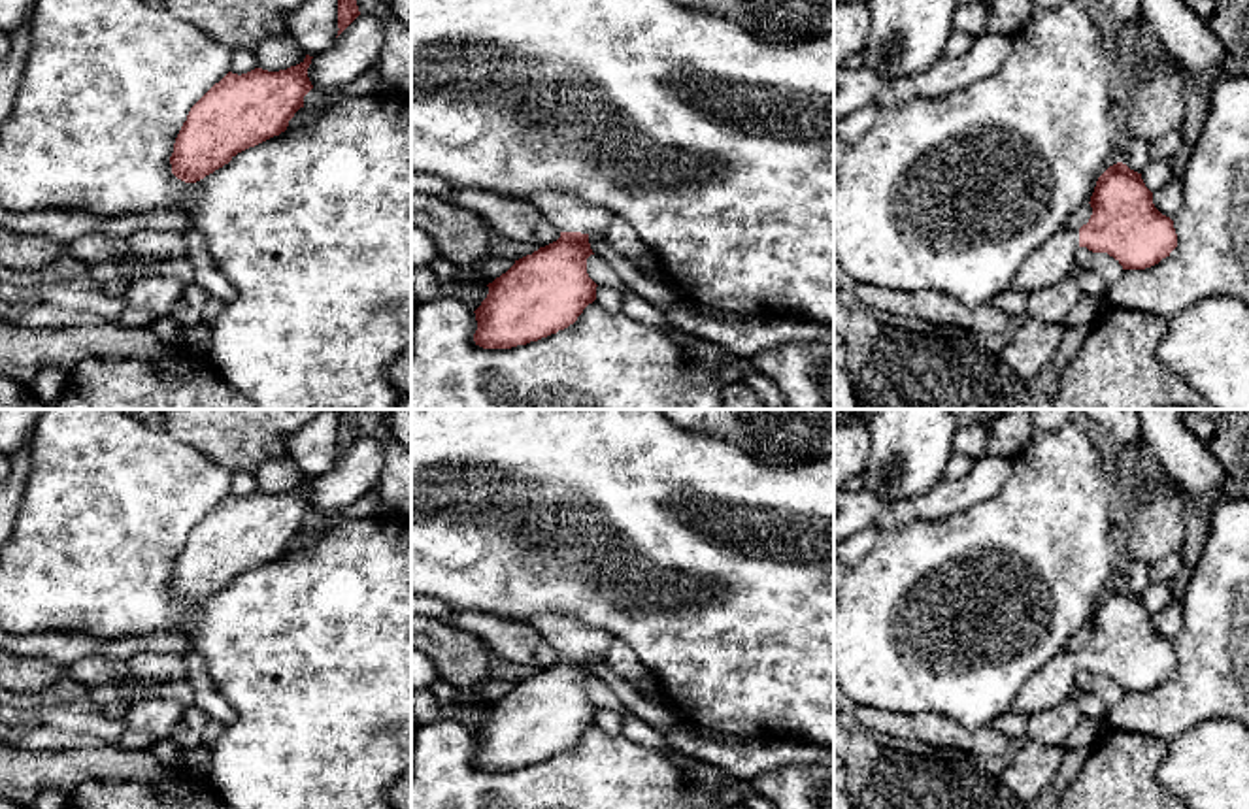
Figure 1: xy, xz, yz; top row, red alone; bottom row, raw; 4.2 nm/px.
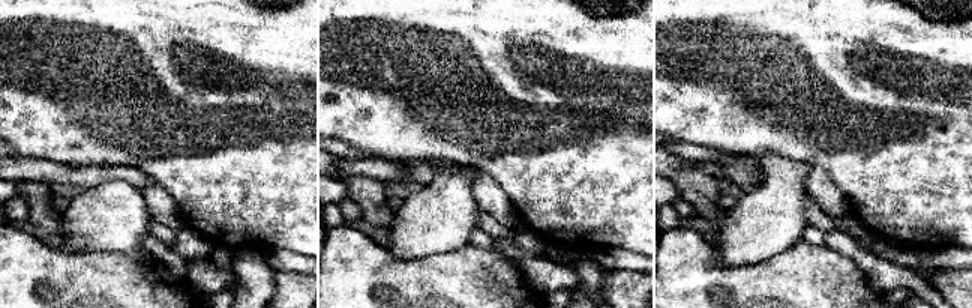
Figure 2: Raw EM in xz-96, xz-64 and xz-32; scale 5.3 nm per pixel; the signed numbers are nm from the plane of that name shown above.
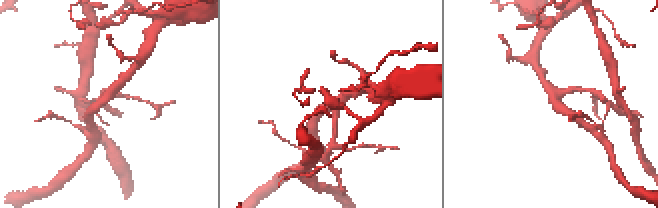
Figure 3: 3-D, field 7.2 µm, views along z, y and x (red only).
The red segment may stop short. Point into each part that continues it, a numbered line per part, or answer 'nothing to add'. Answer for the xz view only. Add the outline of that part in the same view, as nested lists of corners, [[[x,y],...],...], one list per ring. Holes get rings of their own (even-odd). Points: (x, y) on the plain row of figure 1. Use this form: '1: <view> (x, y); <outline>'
1: xz (568, 636); [[[538,615],[528,624],[558,654],[606,654],[613,637],[568,615]]]

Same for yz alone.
1: yz (1051, 683); [[[1060,651],[1041,666],[1011,703],[1019,715],[1036,715],[1068,700],[1079,673],[1079,652]]]

